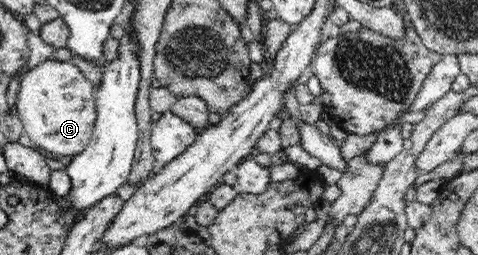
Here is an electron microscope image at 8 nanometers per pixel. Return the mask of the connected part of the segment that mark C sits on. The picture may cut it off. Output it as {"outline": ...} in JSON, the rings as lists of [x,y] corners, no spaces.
{"outline":[[[49,58],[30,68],[19,81],[16,98],[17,117],[23,125],[23,133],[28,135],[40,149],[46,149],[56,155],[72,157],[79,154],[88,145],[97,119],[97,87],[86,78],[86,74],[74,62]]]}

